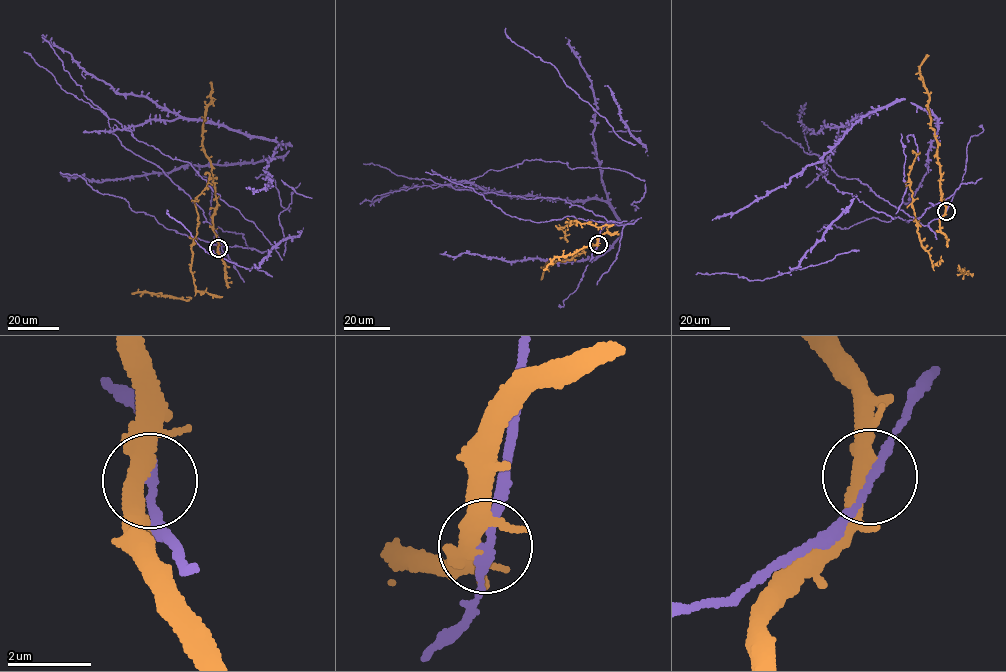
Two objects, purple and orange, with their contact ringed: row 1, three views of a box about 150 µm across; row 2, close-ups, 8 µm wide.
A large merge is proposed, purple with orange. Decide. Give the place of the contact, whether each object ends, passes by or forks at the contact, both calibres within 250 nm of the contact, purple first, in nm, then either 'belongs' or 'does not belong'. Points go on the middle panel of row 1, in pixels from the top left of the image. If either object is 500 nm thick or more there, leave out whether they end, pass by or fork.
(598, 244) | purple passes by | orange passes by | 190/400 nm | does not belong

